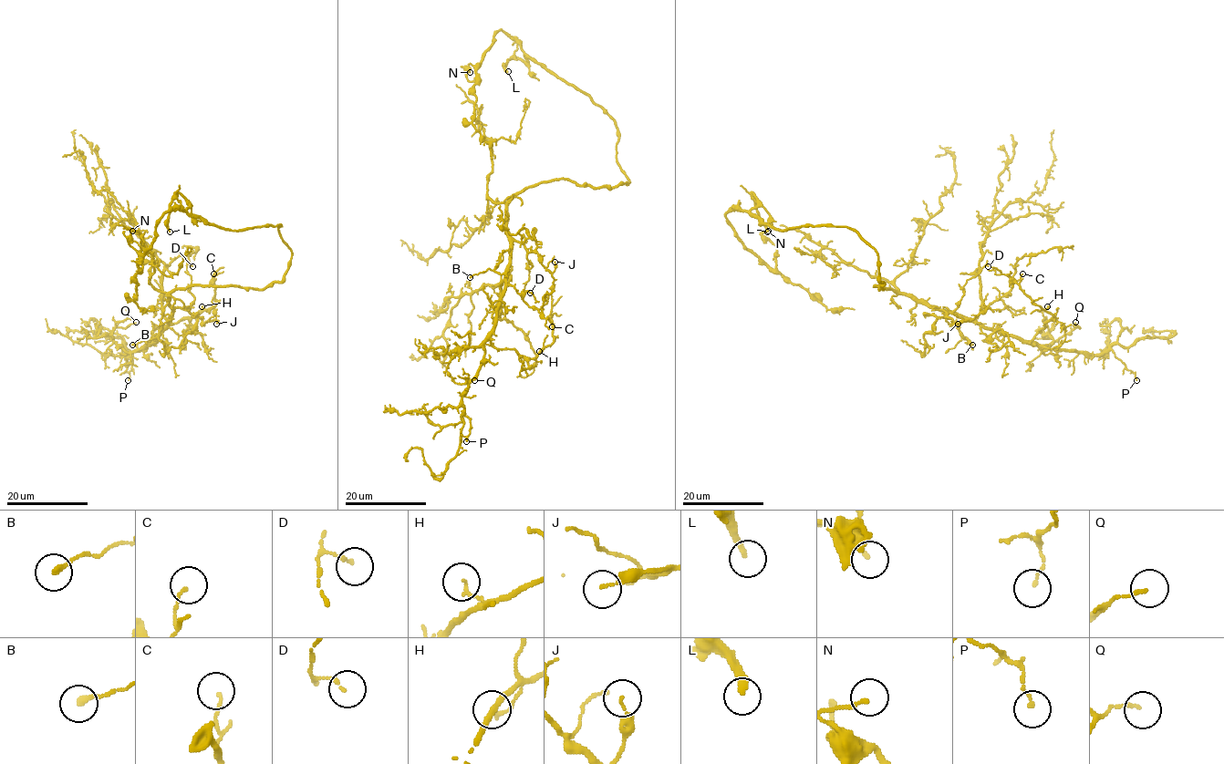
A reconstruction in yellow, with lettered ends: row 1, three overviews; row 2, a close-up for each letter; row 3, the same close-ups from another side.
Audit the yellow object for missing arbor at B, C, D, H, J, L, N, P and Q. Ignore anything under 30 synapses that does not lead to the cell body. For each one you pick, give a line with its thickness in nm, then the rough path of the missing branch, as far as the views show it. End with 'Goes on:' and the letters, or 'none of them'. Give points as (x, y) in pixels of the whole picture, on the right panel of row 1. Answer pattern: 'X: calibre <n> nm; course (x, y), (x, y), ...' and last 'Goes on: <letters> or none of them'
L: calibre 260 nm; course (767, 232), (780, 236), (803, 257), (810, 258), (835, 290), (866, 298)
Goes on: L

